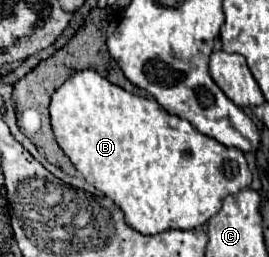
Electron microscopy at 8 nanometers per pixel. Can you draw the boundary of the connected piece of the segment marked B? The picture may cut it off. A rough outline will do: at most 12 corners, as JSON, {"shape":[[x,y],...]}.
{"shape":[[77,71],[57,143],[143,235],[201,227],[243,151]]}

